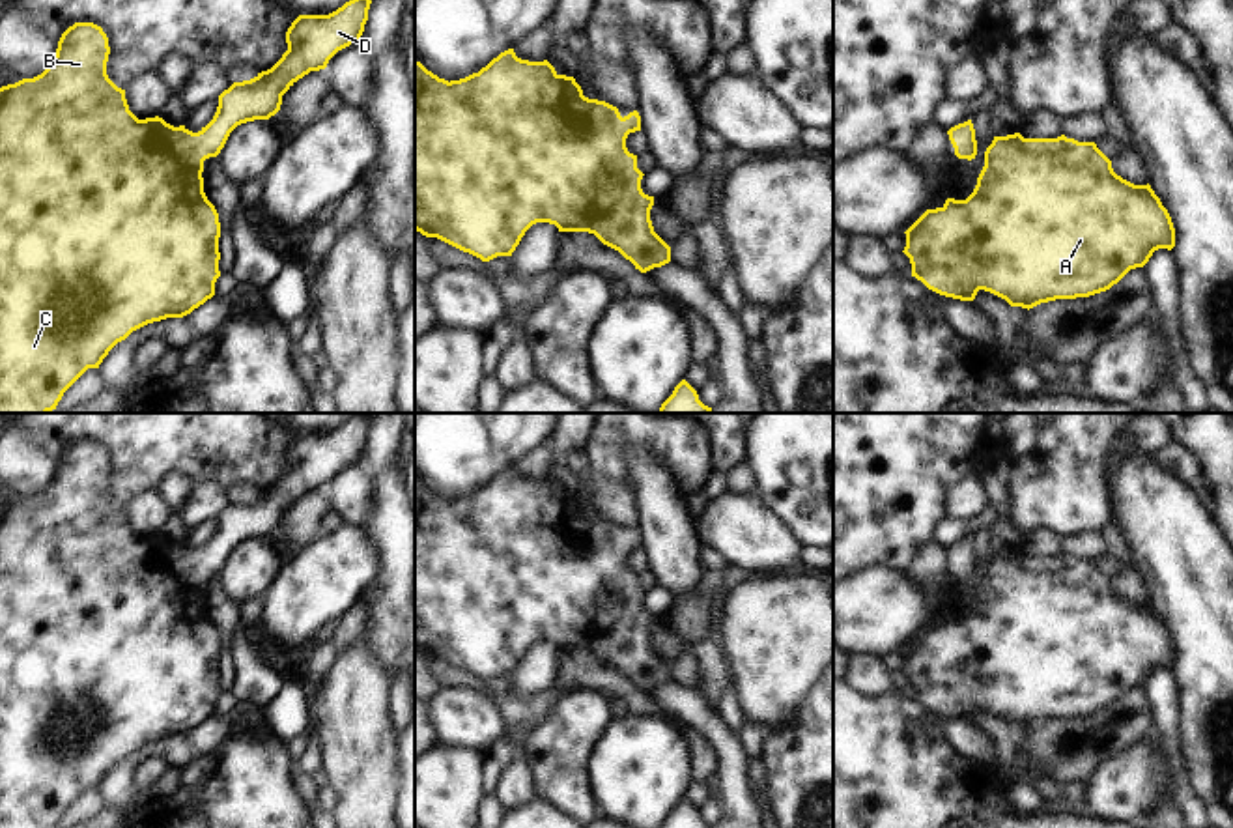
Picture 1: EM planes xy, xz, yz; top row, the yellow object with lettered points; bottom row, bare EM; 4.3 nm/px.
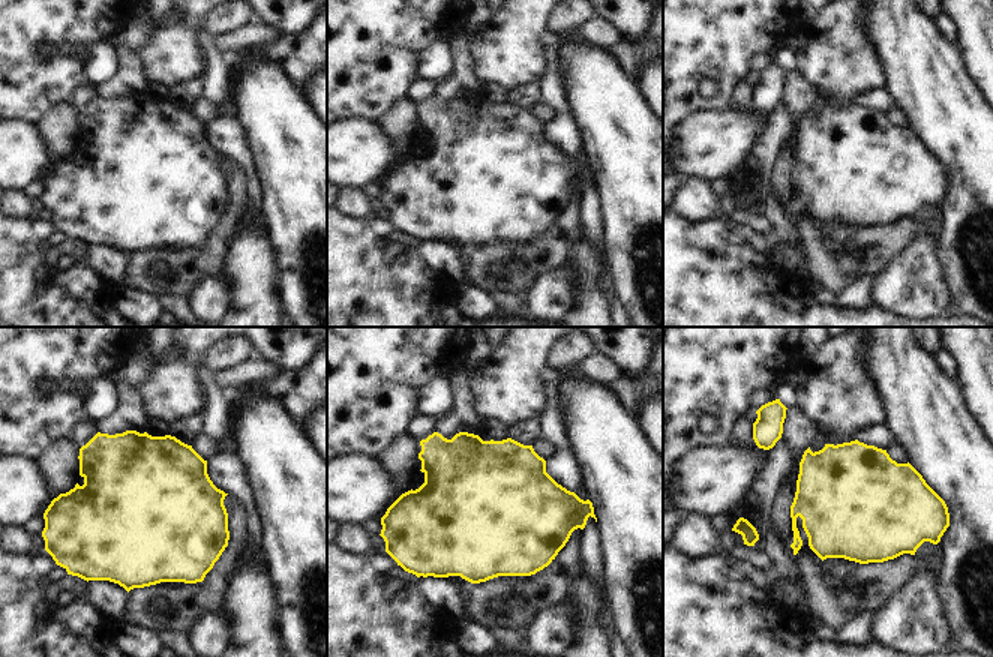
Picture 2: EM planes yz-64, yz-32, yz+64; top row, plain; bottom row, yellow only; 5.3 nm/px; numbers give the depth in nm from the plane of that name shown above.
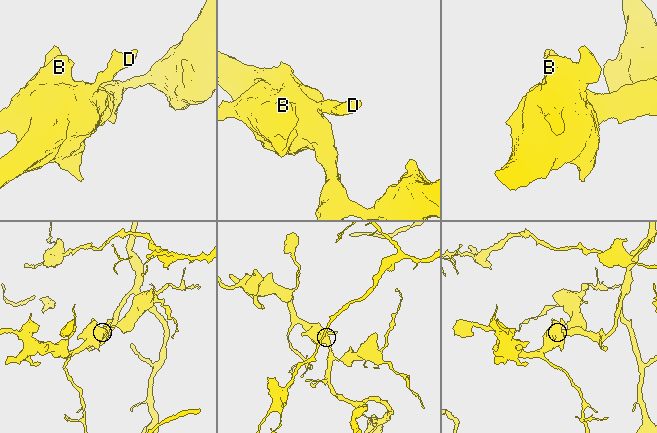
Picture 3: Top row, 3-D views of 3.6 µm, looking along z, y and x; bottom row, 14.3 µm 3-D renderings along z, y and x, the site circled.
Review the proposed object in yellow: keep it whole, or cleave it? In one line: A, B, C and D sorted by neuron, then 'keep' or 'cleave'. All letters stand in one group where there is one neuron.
A B C D; keep

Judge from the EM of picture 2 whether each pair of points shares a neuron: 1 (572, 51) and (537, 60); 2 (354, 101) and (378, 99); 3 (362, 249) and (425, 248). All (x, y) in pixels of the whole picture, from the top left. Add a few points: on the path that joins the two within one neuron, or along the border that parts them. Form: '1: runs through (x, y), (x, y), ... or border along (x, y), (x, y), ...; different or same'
1: border along (548, 53), (552, 65); different
2: runs through (360, 99), (372, 99); same
3: border along (417, 242), (417, 251), (423, 260), (443, 273); different

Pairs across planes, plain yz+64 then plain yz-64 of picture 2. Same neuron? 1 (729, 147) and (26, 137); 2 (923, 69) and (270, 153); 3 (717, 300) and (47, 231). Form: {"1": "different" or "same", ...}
{"1": "same", "2": "same", "3": "different"}

